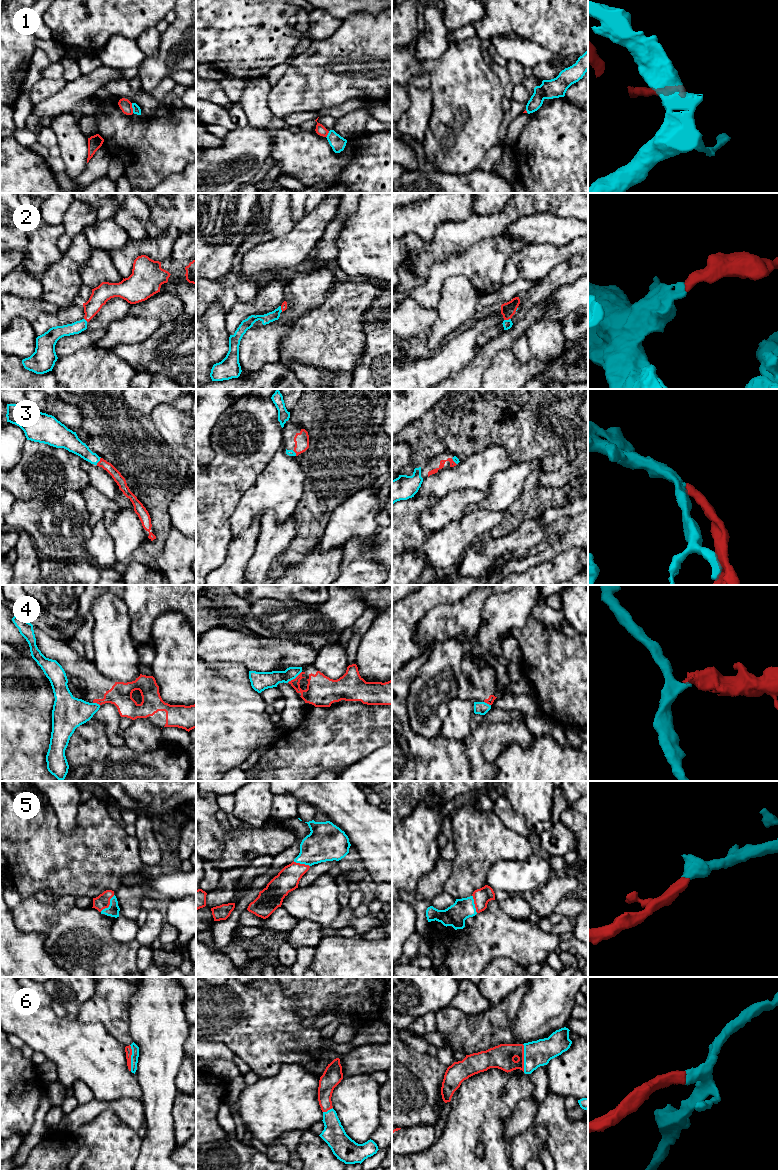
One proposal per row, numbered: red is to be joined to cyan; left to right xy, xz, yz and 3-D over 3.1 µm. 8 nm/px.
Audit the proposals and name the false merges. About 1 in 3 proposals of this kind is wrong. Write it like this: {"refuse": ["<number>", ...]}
{"refuse": ["1", "4"]}

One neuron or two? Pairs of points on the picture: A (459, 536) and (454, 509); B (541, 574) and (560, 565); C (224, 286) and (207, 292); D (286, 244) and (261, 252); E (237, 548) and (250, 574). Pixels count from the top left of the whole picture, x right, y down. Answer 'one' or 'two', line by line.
A: two
B: one
C: one
D: one
E: two

